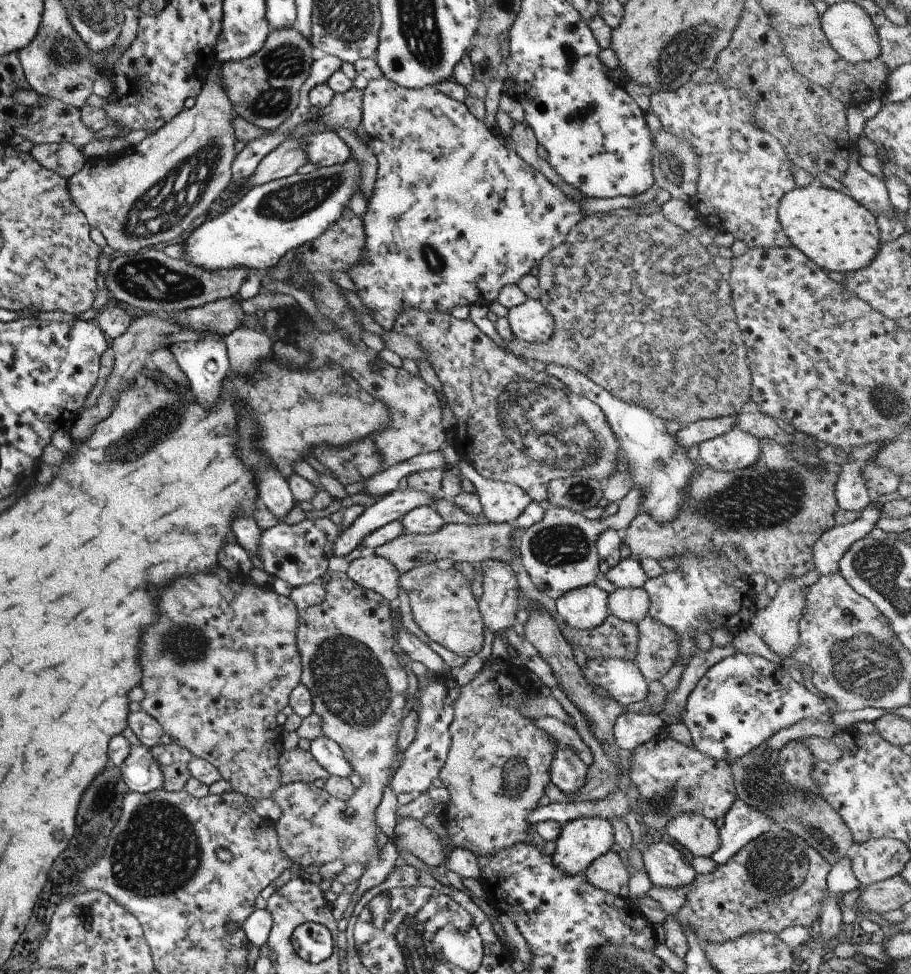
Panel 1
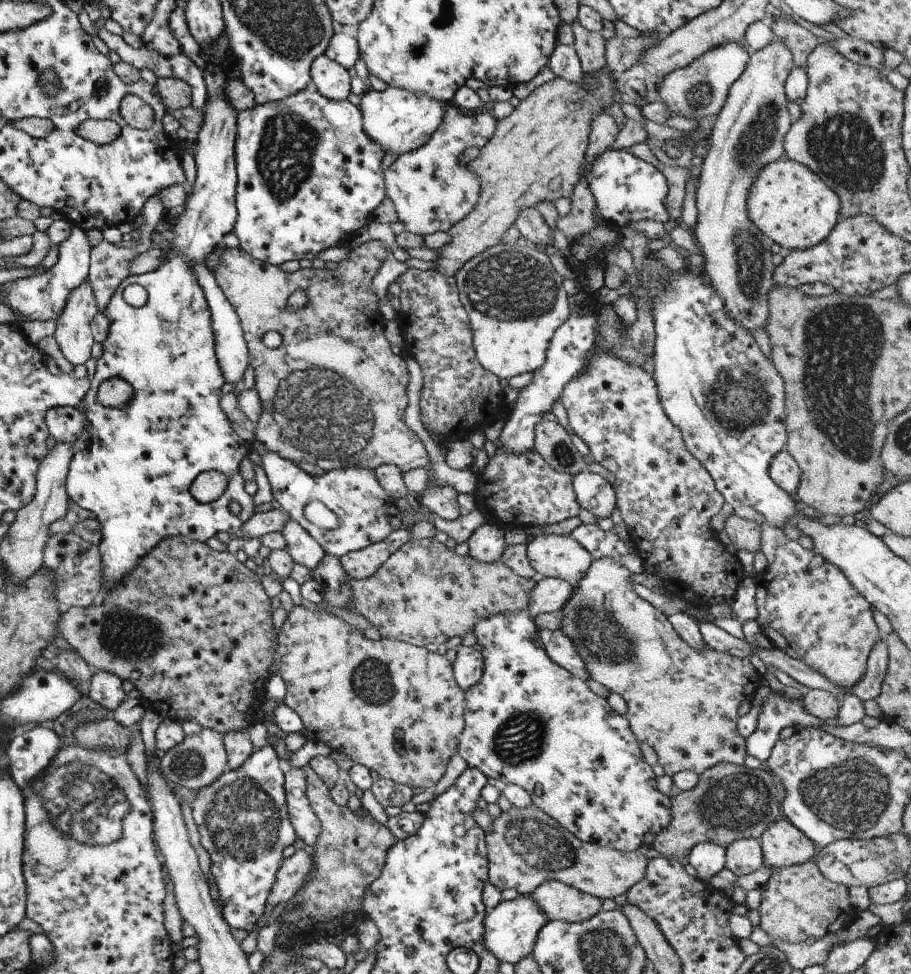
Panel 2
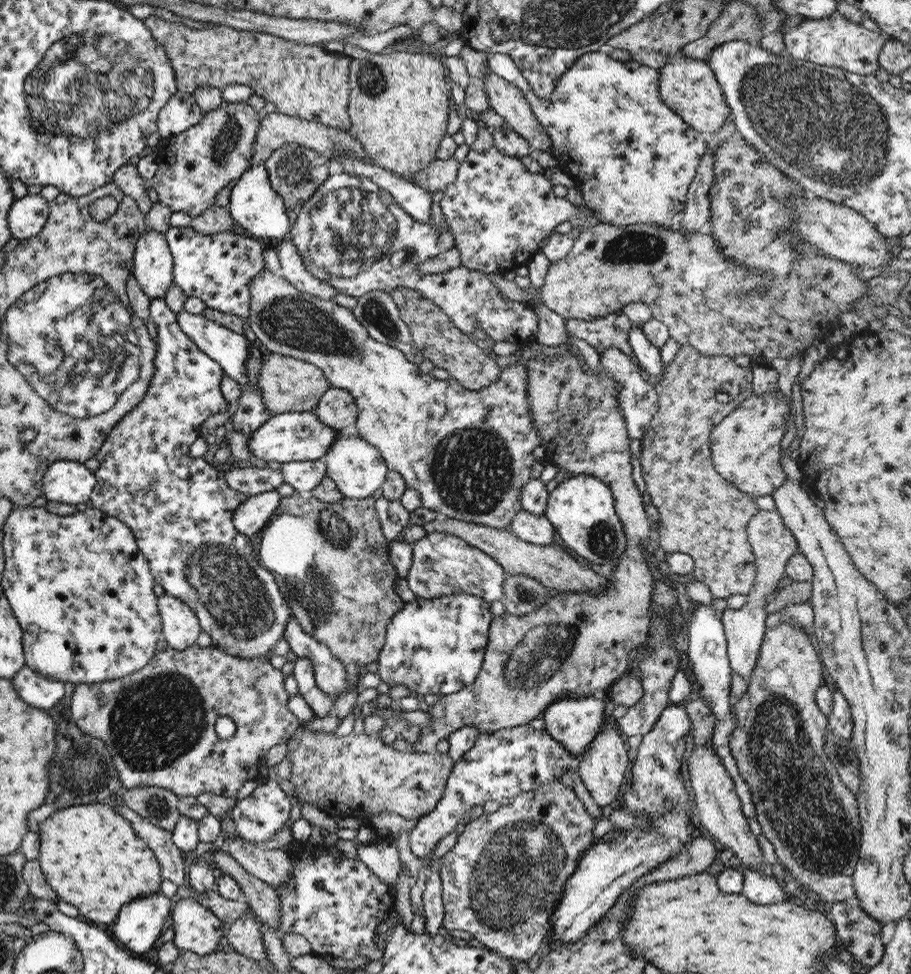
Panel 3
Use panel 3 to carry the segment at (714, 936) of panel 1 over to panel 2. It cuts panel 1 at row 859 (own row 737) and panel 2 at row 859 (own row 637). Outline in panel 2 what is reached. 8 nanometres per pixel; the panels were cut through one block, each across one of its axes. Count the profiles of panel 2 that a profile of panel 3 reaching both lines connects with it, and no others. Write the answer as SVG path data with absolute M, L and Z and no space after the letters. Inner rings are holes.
M780 817L758 838L763 866L770 870L812 860L817 848L787 819Z

